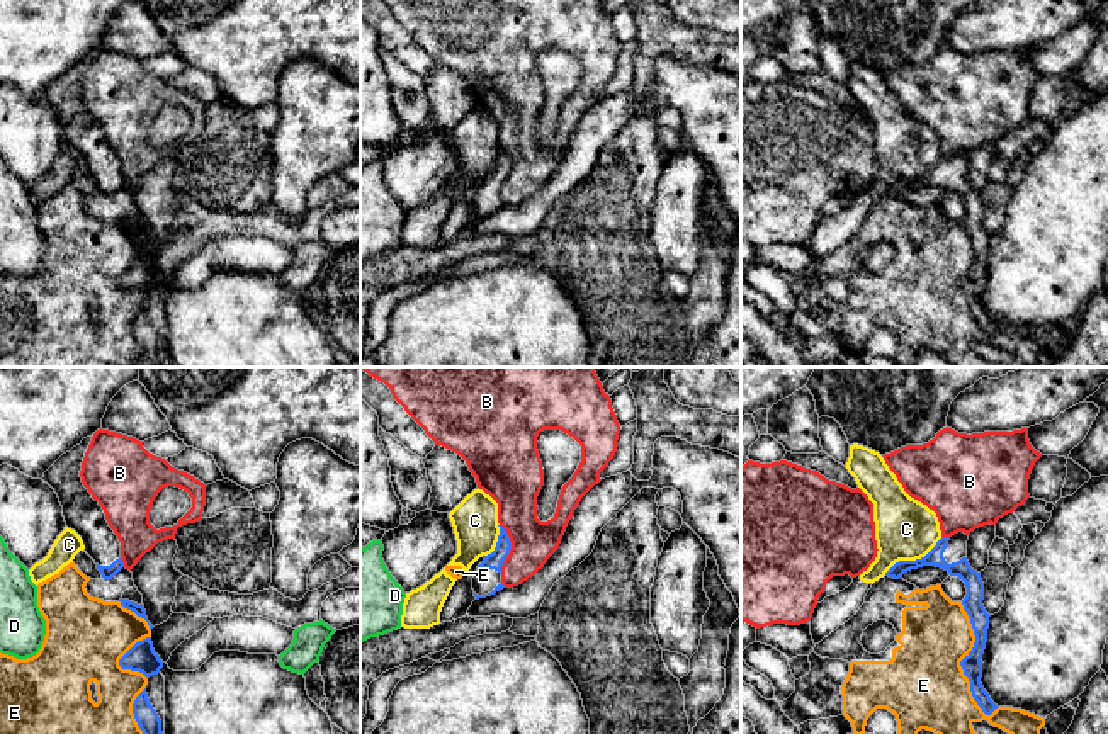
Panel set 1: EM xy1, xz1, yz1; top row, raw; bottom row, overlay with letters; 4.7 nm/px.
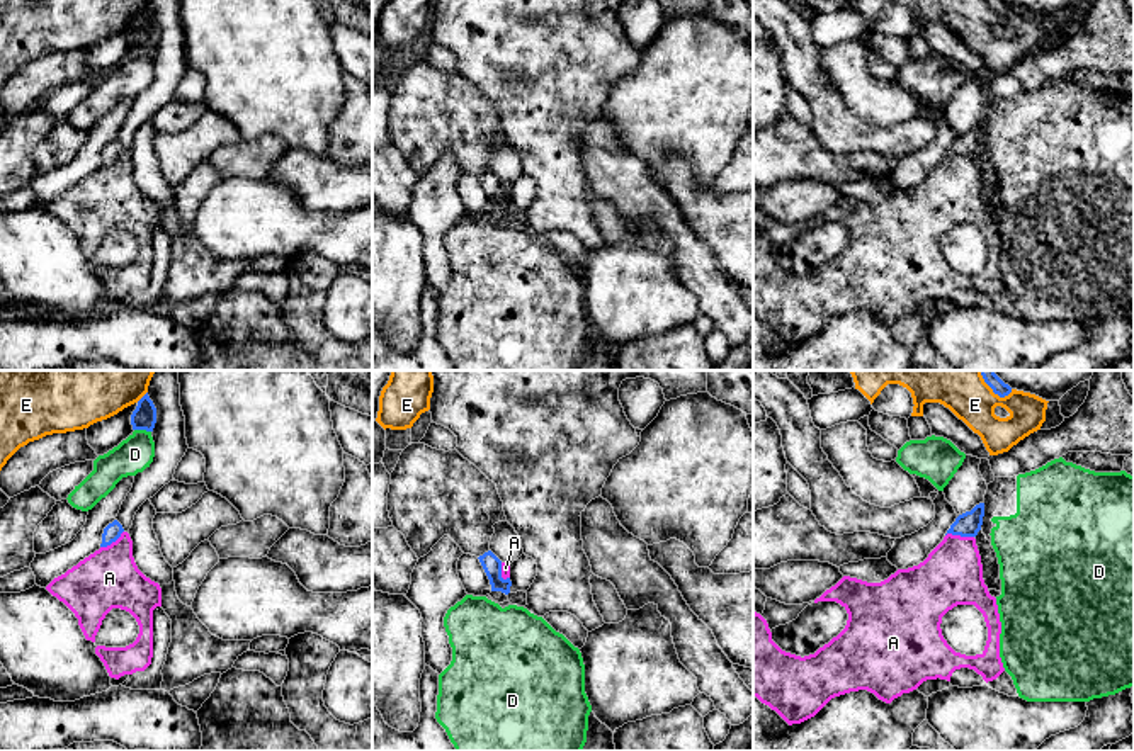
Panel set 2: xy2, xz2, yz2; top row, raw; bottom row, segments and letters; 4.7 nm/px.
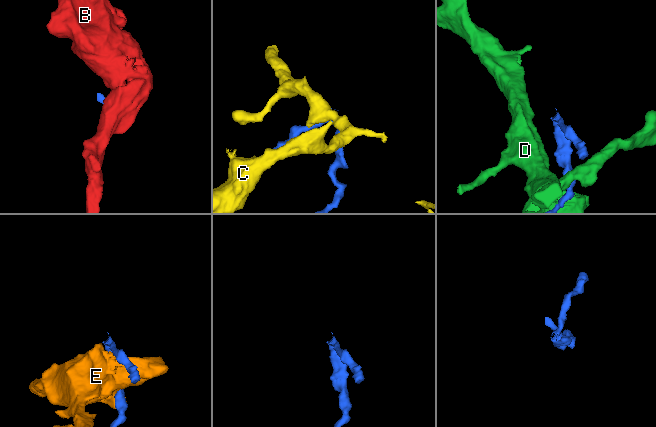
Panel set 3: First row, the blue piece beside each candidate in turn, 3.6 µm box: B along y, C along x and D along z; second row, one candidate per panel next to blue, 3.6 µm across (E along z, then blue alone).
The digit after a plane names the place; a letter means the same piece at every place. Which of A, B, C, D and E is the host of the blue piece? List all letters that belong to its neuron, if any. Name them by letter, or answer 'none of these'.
none of these

